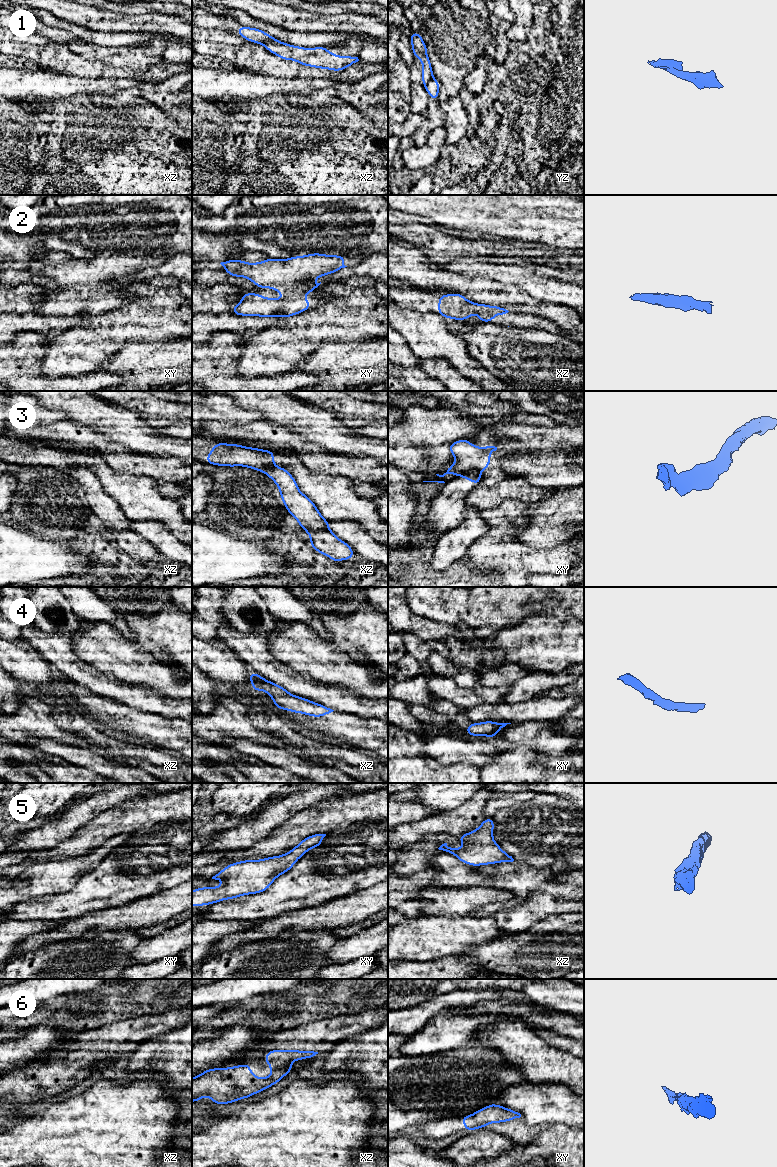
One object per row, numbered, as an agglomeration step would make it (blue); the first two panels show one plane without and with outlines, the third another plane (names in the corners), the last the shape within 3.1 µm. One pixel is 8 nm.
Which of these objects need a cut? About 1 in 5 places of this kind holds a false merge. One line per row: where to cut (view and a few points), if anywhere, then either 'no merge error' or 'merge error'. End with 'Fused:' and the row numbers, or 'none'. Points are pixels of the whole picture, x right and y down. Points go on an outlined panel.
1: cut in xz along (278, 40), (264, 40), (261, 43); merge error
2: no cut; no merge error
3: cut in xy along (479, 469), (468, 469), (458, 474); merge error
4: no cut; no merge error
5: no cut; no merge error
6: no cut; no merge error
Fused: 1, 3

